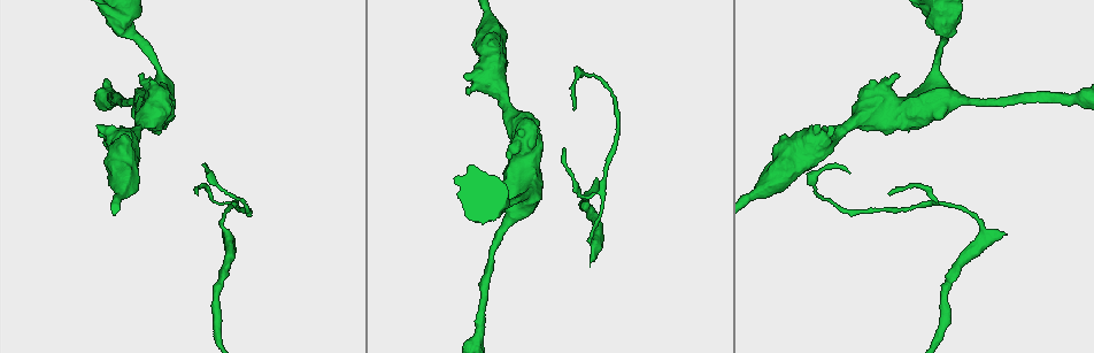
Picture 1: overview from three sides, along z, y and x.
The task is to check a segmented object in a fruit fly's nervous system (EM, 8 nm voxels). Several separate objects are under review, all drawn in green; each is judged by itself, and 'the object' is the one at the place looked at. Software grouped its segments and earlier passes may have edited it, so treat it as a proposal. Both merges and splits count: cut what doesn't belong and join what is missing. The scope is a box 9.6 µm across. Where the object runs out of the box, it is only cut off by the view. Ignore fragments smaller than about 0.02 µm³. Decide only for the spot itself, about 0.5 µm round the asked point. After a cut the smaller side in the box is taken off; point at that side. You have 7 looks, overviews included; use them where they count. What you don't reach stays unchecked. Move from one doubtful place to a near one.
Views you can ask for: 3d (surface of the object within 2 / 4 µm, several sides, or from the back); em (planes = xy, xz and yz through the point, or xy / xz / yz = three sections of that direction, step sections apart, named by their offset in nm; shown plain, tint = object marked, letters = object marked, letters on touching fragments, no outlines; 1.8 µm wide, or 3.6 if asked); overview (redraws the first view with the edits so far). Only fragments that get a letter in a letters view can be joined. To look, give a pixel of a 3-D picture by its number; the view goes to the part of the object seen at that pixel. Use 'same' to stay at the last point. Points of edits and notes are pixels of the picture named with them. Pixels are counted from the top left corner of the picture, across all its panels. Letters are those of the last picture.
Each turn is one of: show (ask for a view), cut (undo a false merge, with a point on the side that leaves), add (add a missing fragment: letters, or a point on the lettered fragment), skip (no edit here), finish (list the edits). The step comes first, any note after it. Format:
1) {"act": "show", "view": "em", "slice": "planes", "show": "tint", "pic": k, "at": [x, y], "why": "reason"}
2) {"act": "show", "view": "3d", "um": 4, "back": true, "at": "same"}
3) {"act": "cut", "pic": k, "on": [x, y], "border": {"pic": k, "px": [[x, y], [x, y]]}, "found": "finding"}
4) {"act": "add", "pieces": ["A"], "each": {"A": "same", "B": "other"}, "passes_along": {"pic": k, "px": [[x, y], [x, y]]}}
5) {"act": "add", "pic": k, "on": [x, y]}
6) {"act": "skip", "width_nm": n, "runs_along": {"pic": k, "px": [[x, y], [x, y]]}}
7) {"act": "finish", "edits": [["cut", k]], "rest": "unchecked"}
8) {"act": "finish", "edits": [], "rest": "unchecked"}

{"act": "show", "view": "3d", "um": 2, "pic": 1, "at": [510, 159], "why": "an open end"}

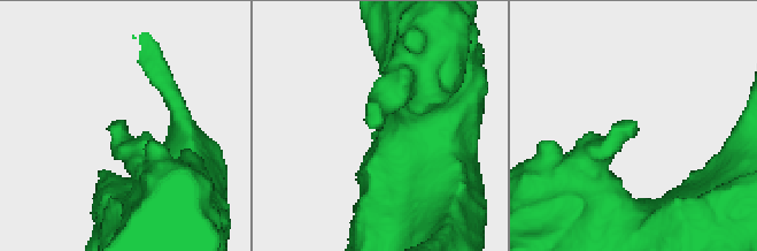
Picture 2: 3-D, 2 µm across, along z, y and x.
{"act": "show", "view": "em", "slice": "yz", "step": 16, "show": "tint", "pic": 2, "at": [113, 123], "why": "need the tissue"}

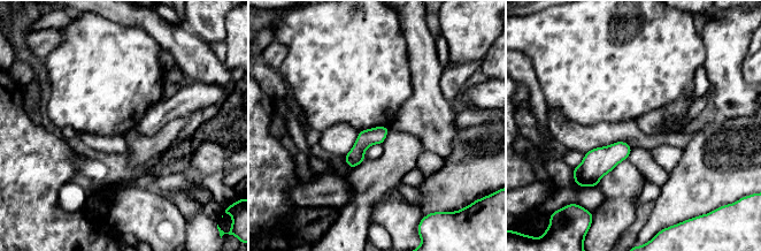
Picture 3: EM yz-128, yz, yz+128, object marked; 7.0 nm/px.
{"act": "show", "view": "em", "slice": "planes", "show": "letters", "at": "same"}

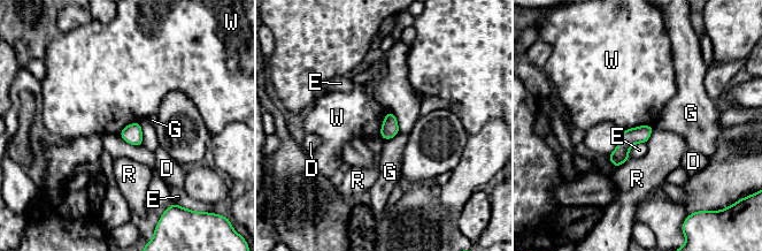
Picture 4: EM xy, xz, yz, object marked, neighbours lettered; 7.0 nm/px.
{"act": "skip", "each": {"D": "other", "E": "other", "G": "other", "R": "other", "W": "other"}, "border": {"pic": 4, "px": [[652, 124], [640, 124], [623, 130]]}, "found": "none of them fits"}

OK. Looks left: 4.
{"act": "show", "view": "em", "slice": "xz", "step": 4, "show": "letters", "pic": 1, "at": [590, 265], "why": "an open end"}

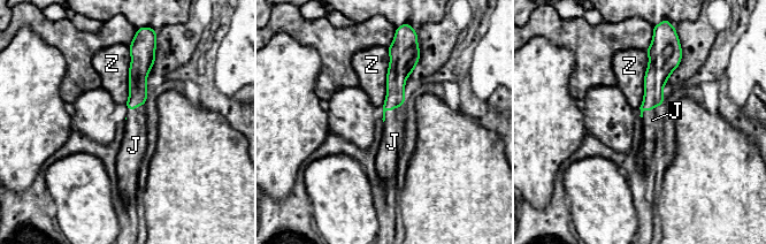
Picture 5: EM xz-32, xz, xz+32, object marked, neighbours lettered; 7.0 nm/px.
{"act": "show", "view": "em", "slice": "planes", "show": "letters", "at": "same"}

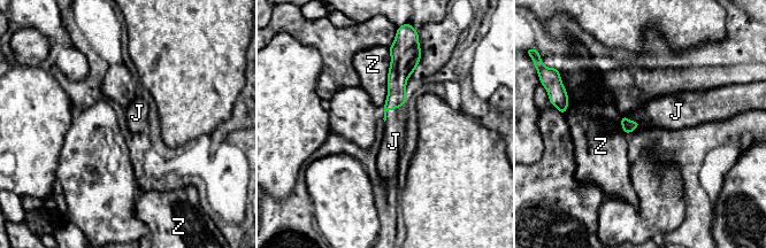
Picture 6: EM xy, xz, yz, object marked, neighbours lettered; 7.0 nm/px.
{"act": "add", "pieces": ["J"], "longest_contact_nm": ["Z", 420], "each": {"J": "same", "Z": "other"}, "passes_along": {"pic": 6, "px": [[397, 78], [390, 109], [393, 141]]}, "found": "the neuron continues"}

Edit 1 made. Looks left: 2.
{"act": "show", "view": "em", "slice": "planes", "show": "tint", "pic": 1, "at": [576, 108], "why": "tapers out"}

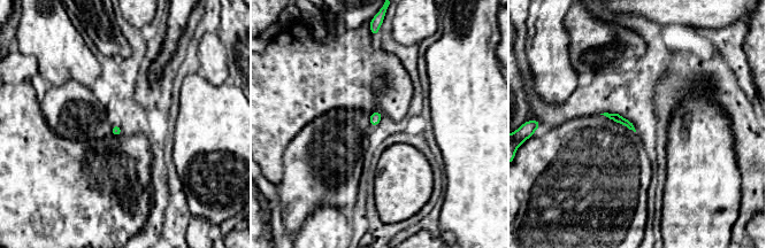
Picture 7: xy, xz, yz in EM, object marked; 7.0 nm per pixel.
{"act": "show", "view": "em", "slice": "planes", "show": "letters", "at": "same", "why": "see the neighbours"}

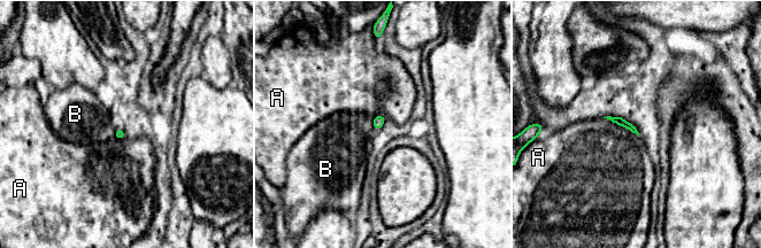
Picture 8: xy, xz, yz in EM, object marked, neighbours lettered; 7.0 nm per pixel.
{"act": "skip", "each": {"A": "other", "B": "other"}, "border": {"pic": 8, "px": [[371, 119], [373, 128]]}, "found": "no lettered fragment goes on from it"}

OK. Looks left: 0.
{"act": "finish", "edits": [["add", 6]], "rest": "unchecked"}

